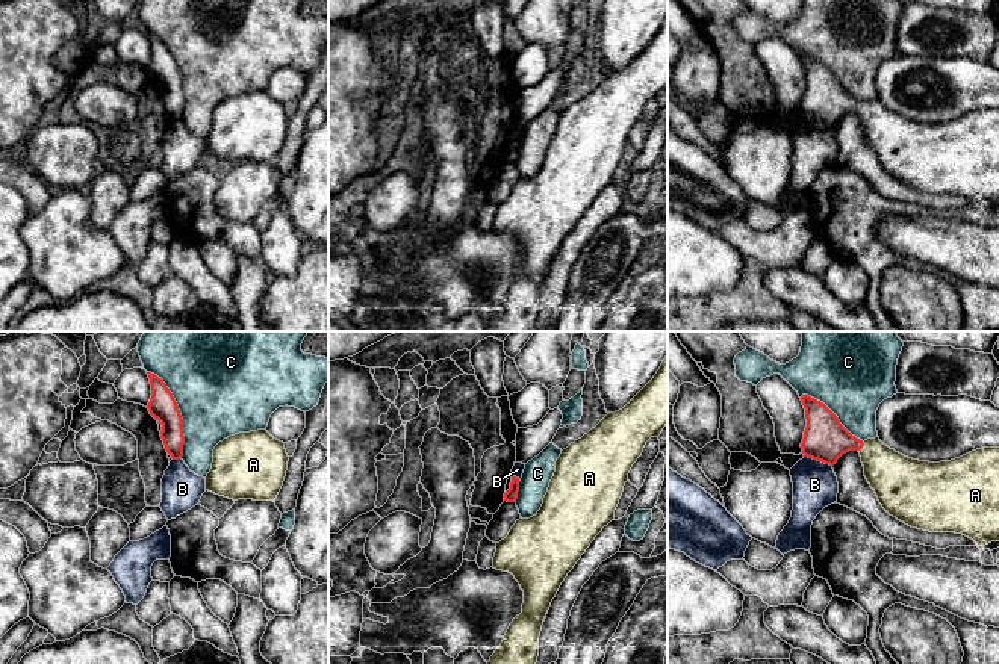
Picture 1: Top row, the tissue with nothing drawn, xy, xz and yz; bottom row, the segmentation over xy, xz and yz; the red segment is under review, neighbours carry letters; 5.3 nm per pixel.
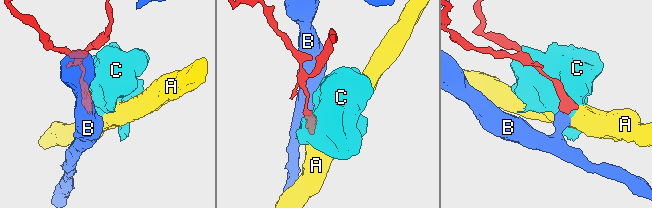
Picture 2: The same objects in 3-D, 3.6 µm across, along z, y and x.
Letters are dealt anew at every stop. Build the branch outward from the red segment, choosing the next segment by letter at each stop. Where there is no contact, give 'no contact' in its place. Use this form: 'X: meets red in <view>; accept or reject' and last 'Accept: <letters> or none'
A: meets red in yz; accept
B: meets red in yz; reject
C: meets red in xy; reject
Accept: A

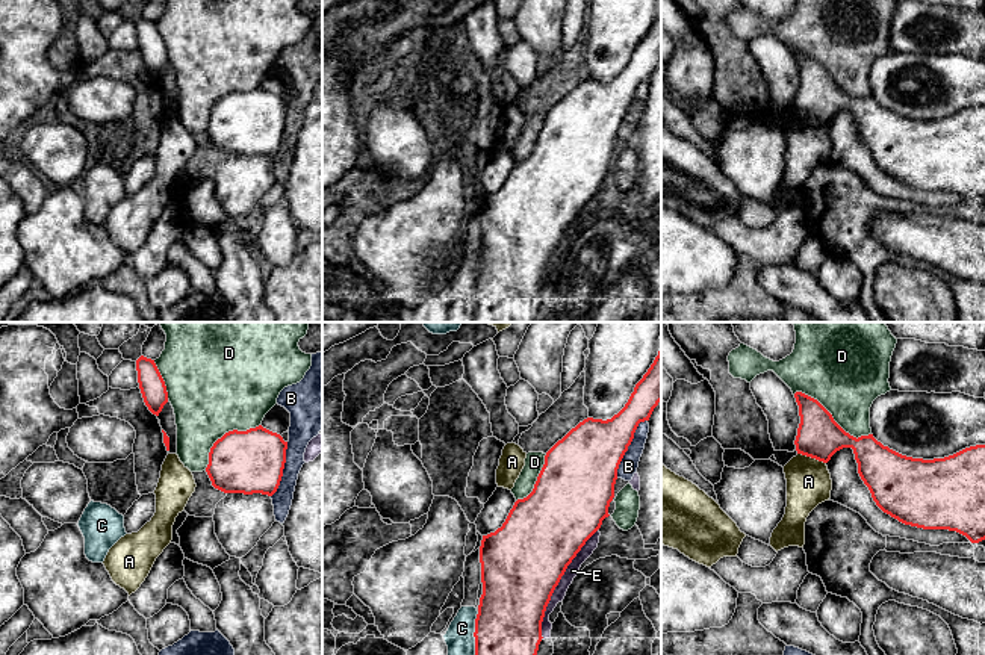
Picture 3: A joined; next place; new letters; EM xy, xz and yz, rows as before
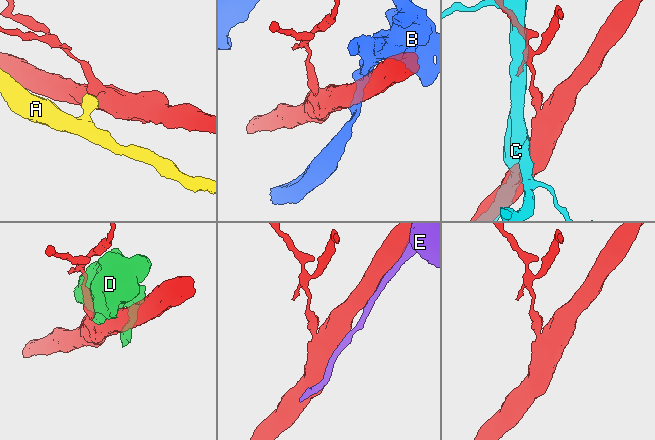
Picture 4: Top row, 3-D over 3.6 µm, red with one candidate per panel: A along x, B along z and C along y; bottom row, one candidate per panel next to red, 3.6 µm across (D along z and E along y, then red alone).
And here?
A: meets red in yz; reject
B: meets red in xz; reject
C: meets red in xz; reject
D: meets red in yz; reject
E: meets red in xz; reject
Accept: none

